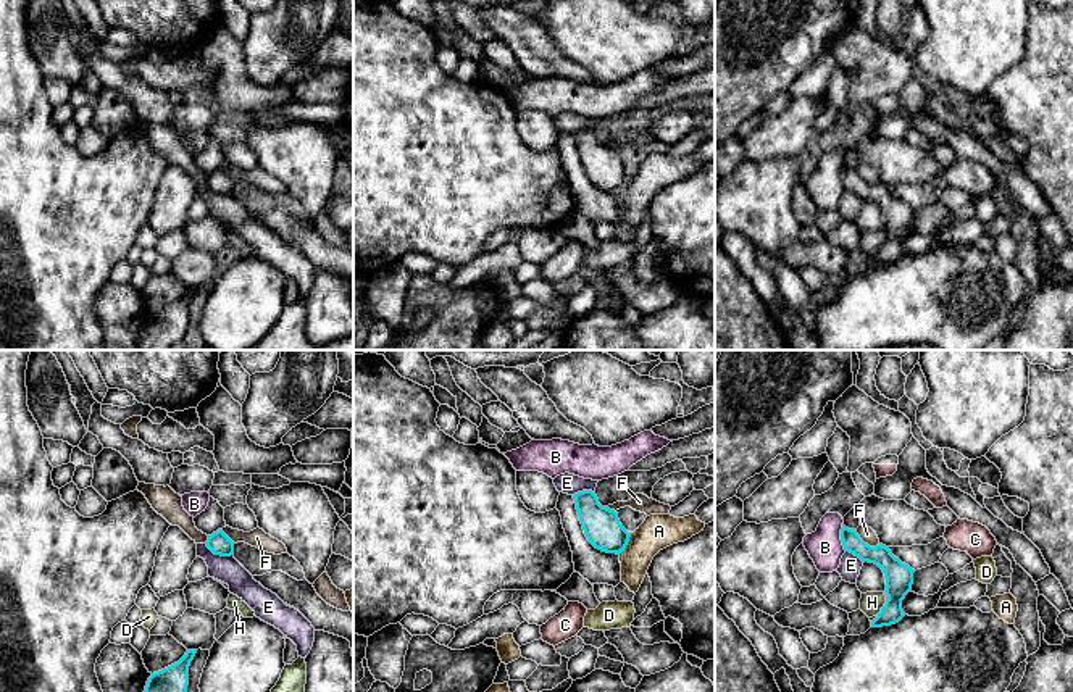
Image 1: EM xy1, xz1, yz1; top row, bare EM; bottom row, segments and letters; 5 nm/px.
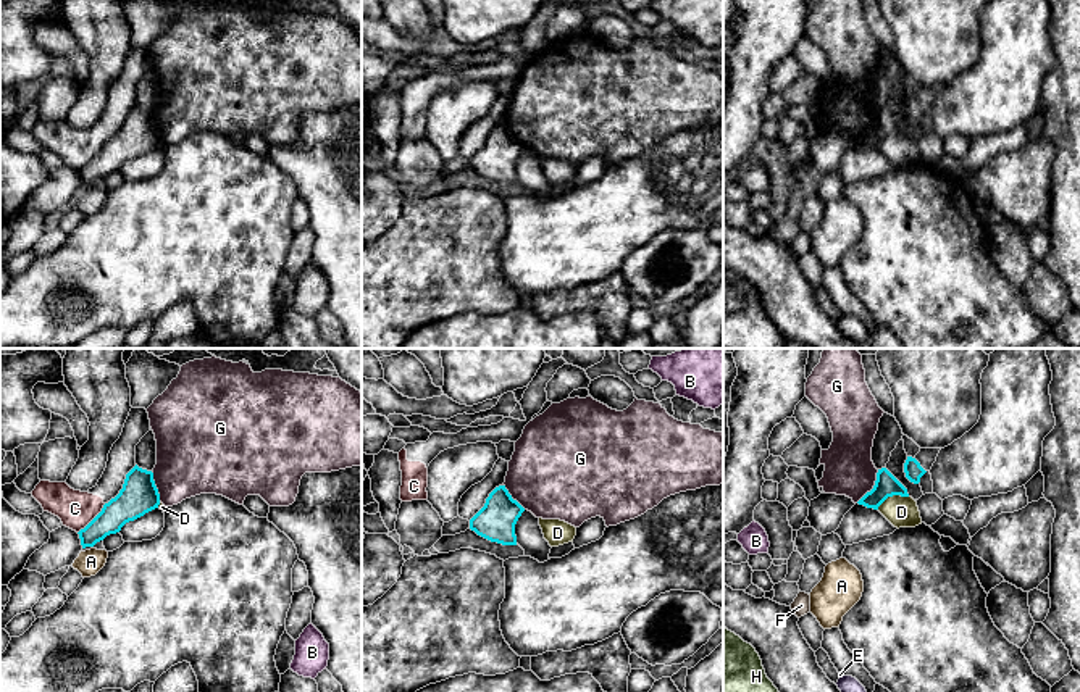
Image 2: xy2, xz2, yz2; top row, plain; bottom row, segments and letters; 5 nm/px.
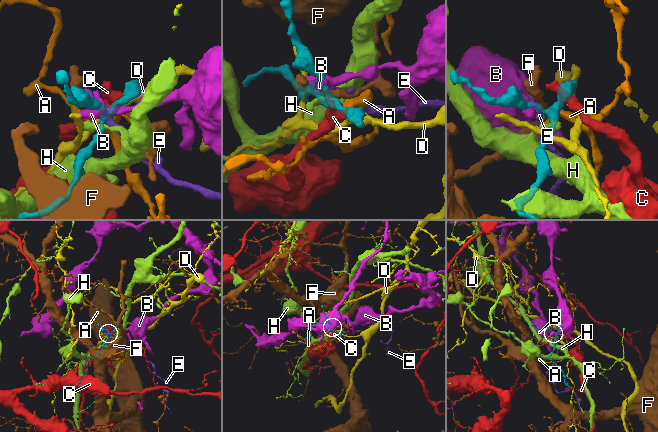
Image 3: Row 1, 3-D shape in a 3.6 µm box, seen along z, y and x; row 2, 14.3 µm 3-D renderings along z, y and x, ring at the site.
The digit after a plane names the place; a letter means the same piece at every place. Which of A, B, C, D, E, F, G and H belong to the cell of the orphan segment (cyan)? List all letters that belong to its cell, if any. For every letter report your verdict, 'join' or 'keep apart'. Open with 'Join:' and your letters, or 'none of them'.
Join: none of them
A: keep apart
B: keep apart
C: keep apart
D: keep apart
E: keep apart
F: keep apart
G: keep apart
H: keep apart

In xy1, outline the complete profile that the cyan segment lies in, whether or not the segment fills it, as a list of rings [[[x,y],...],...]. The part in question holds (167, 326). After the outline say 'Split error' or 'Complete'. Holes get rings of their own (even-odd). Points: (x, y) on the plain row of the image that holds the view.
[[[187,289],[174,303],[153,311],[137,342],[137,350],[168,350],[182,342],[189,324],[189,305],[197,289]]]. Complete

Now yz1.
[[[844,165],[841,168],[841,179],[845,190],[854,192],[863,202],[868,200],[878,203],[884,211],[884,231],[887,239],[878,255],[871,260],[871,266],[883,266],[899,261],[905,255],[902,239],[912,229],[915,208],[896,197],[889,186],[883,182],[870,186],[865,182],[855,168]]]. Complete

